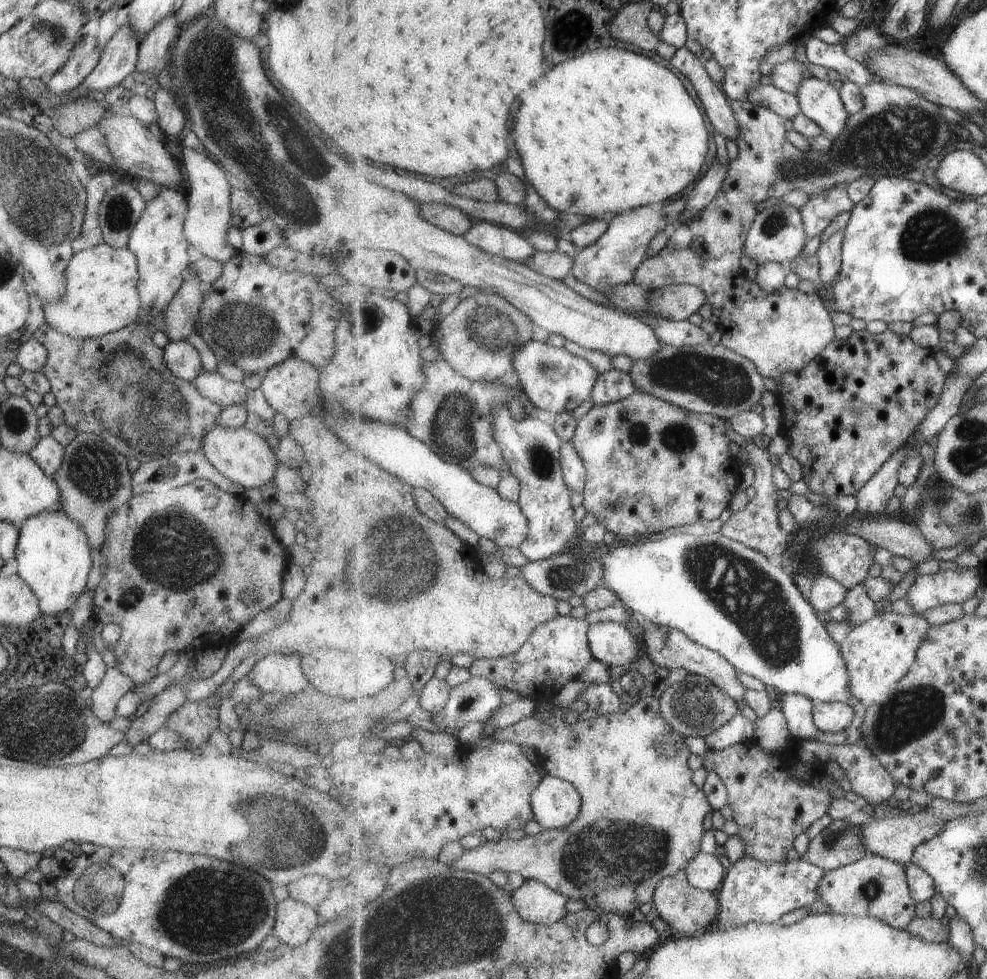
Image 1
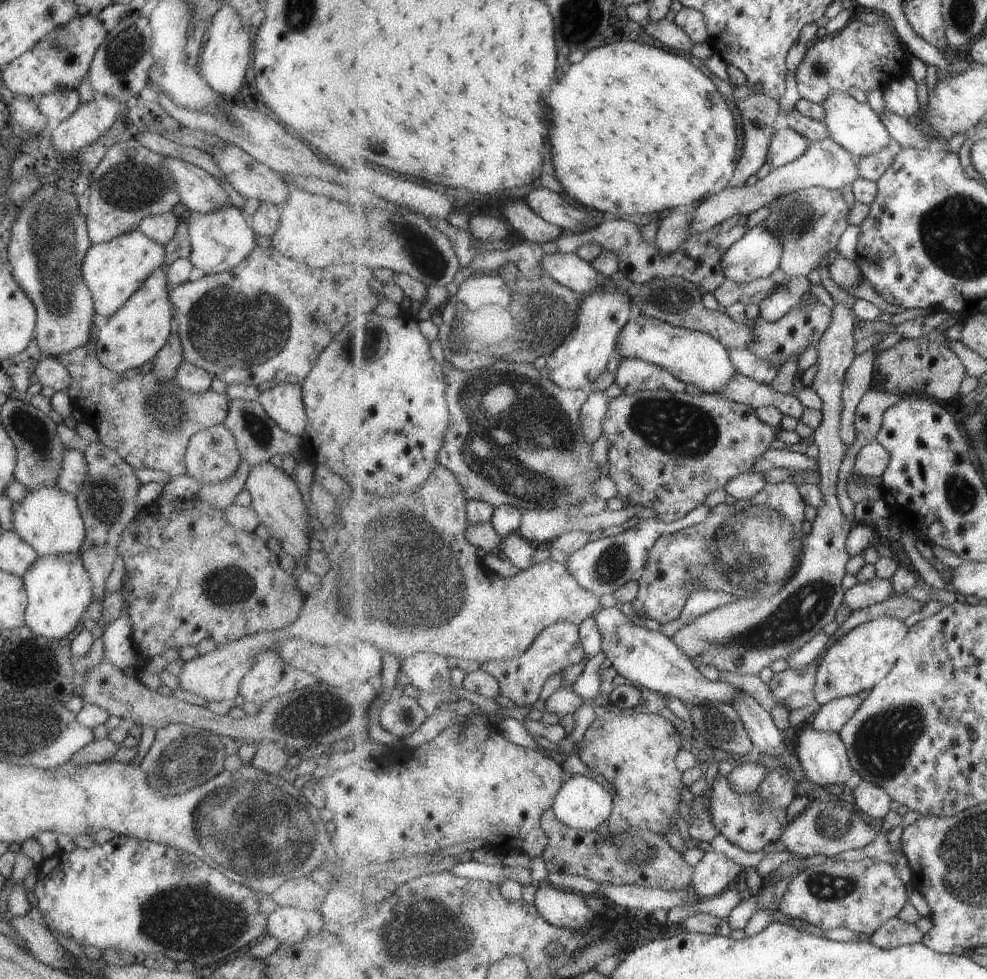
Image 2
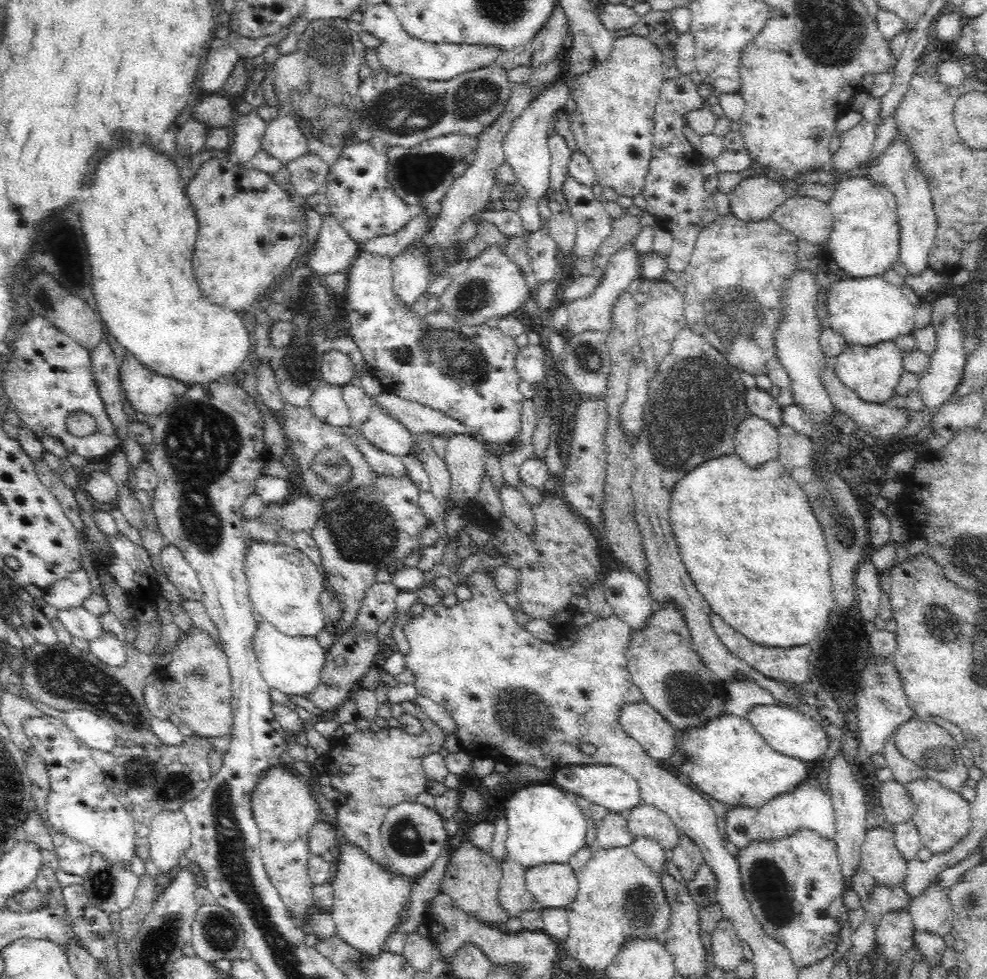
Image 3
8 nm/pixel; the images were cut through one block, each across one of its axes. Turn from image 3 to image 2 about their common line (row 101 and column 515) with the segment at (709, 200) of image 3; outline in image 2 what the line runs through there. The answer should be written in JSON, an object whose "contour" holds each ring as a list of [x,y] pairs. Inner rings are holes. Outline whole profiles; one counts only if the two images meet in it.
{"contour":[[[557,621],[549,625],[534,640],[532,647],[521,656],[511,660],[489,661],[480,668],[499,679],[500,694],[511,699],[518,706],[531,706],[541,698],[541,690],[545,682],[561,672],[564,668],[581,662],[586,654],[584,642],[580,636],[580,625],[574,621]]]}

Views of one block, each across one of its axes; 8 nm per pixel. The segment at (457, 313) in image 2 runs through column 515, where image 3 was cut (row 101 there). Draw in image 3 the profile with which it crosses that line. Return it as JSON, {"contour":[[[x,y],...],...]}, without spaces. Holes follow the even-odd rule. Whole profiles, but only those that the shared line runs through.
{"contour":[[[346,19],[316,20],[300,34],[298,49],[291,54],[280,56],[273,66],[274,91],[280,98],[280,111],[292,117],[306,138],[306,153],[316,155],[328,168],[342,156],[344,148],[352,143],[370,143],[372,138],[368,124],[364,124],[367,108],[358,94],[360,88],[361,56],[353,51],[352,31]]]}

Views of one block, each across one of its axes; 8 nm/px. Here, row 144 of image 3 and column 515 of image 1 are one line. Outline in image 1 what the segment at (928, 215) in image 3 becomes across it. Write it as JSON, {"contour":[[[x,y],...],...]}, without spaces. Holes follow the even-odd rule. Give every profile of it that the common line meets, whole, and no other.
{"contour":[[[524,879],[523,884],[511,892],[516,909],[526,921],[552,925],[568,913],[566,904],[570,898],[567,895],[557,892],[556,889],[551,888],[548,884],[543,884],[540,880]]]}

